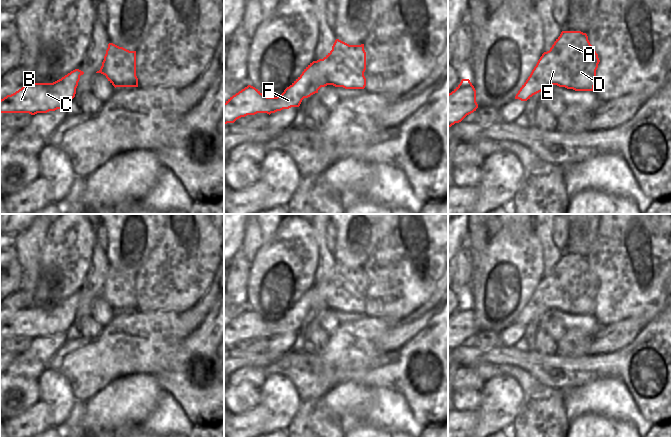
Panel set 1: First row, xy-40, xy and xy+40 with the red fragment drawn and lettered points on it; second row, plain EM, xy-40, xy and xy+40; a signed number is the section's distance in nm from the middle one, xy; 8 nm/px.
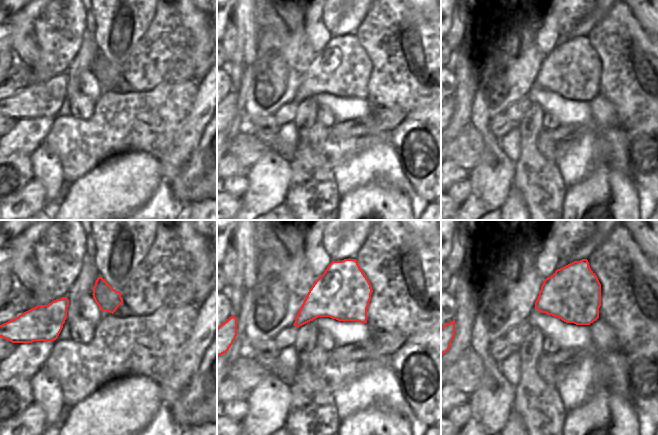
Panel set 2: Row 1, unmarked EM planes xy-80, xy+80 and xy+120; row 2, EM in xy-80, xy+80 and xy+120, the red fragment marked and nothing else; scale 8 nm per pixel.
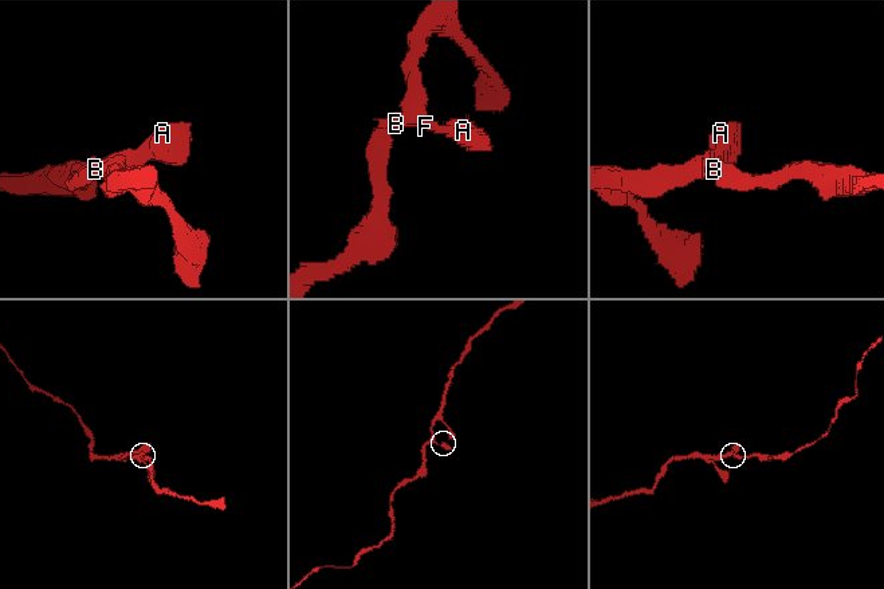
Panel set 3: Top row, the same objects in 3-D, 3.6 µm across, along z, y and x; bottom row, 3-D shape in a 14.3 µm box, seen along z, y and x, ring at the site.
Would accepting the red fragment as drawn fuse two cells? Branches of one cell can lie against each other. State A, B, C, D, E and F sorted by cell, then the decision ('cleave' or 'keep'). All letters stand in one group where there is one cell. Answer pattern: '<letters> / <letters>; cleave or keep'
A B C D E F; keep

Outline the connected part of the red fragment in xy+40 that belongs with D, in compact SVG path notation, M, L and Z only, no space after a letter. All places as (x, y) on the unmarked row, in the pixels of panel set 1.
M562 255L550 274L542 278L530 300L516 318L515 323L527 325L551 309L575 315L594 315L599 286L598 278L590 268L586 257Z

